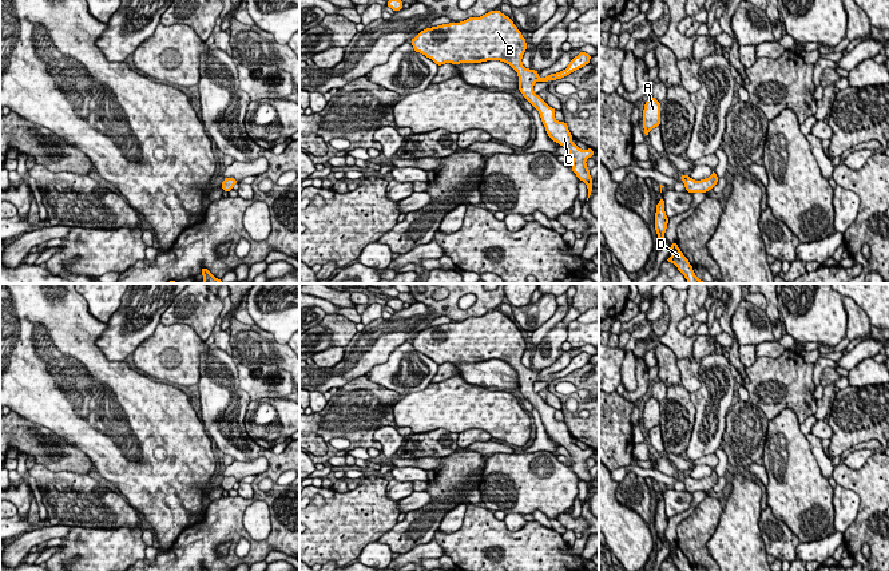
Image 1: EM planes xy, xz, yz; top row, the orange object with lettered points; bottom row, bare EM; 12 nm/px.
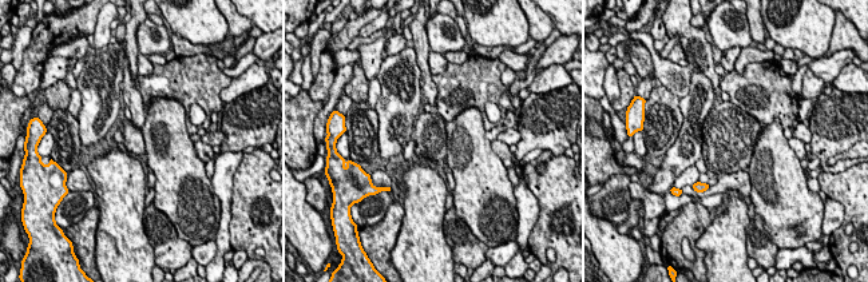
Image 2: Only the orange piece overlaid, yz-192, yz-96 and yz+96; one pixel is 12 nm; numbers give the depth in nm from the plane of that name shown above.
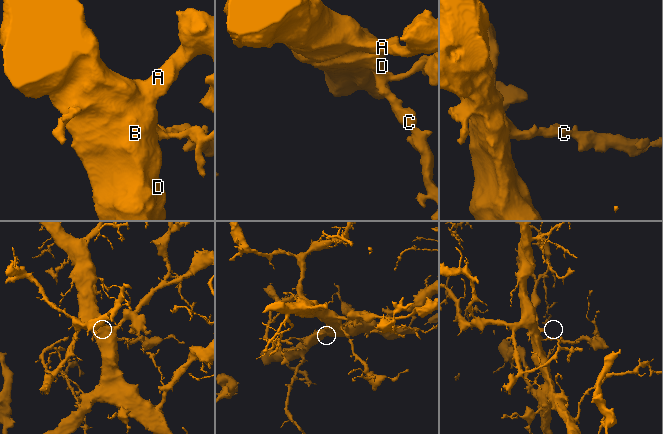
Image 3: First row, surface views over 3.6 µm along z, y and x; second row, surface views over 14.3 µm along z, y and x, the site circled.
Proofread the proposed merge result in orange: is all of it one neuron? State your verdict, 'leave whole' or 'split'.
leave whole

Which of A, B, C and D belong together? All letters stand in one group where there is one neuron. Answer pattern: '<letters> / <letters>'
A B C D

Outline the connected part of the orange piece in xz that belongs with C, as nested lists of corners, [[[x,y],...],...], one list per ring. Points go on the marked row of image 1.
[[[491,11],[480,17],[469,17],[461,23],[449,23],[426,28],[410,40],[416,52],[432,59],[437,66],[444,63],[481,63],[501,60],[508,63],[519,75],[519,91],[540,114],[548,136],[563,146],[571,155],[572,171],[579,181],[587,183],[588,198],[592,194],[592,178],[586,160],[594,150],[580,150],[572,143],[572,135],[565,122],[555,119],[556,110],[549,107],[533,92],[533,84],[561,79],[590,63],[591,55],[580,52],[571,59],[560,72],[539,78],[539,72],[523,66],[521,58],[527,49],[525,39],[513,21],[500,11]]]

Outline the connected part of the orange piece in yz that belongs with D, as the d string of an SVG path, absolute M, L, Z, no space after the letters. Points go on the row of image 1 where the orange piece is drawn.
M676 242L671 243L670 253L672 255L670 258L666 258L666 261L674 263L678 267L678 270L684 275L688 283L707 283L696 278L692 270L692 266L690 265L688 259L680 251Z

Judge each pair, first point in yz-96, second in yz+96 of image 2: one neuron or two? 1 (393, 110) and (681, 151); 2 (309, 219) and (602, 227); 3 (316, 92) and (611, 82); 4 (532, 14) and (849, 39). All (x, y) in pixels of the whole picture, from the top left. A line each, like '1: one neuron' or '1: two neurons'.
1: one neuron
2: one neuron
3: two neurons
4: one neuron

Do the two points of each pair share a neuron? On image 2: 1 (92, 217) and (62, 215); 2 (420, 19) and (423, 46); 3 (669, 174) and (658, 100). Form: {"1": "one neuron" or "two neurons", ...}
{"1": "two neurons", "2": "one neuron", "3": "two neurons"}

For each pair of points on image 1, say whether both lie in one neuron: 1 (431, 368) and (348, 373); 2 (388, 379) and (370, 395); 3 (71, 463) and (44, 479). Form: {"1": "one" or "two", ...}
{"1": "two", "2": "two", "3": "two"}

